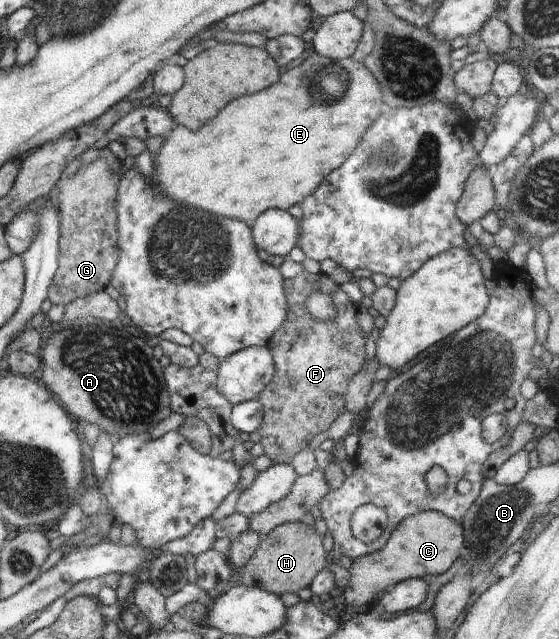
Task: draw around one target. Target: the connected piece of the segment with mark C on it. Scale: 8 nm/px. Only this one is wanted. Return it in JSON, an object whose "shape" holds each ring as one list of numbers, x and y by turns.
{"shape":[[421,511,403,519,397,528,391,532,385,546,377,552,353,561,350,571,350,583,344,588,345,604,359,607,373,602,373,597,382,592,389,592,398,582,411,578,429,578,449,570,464,546,462,522,451,520,439,511]]}

